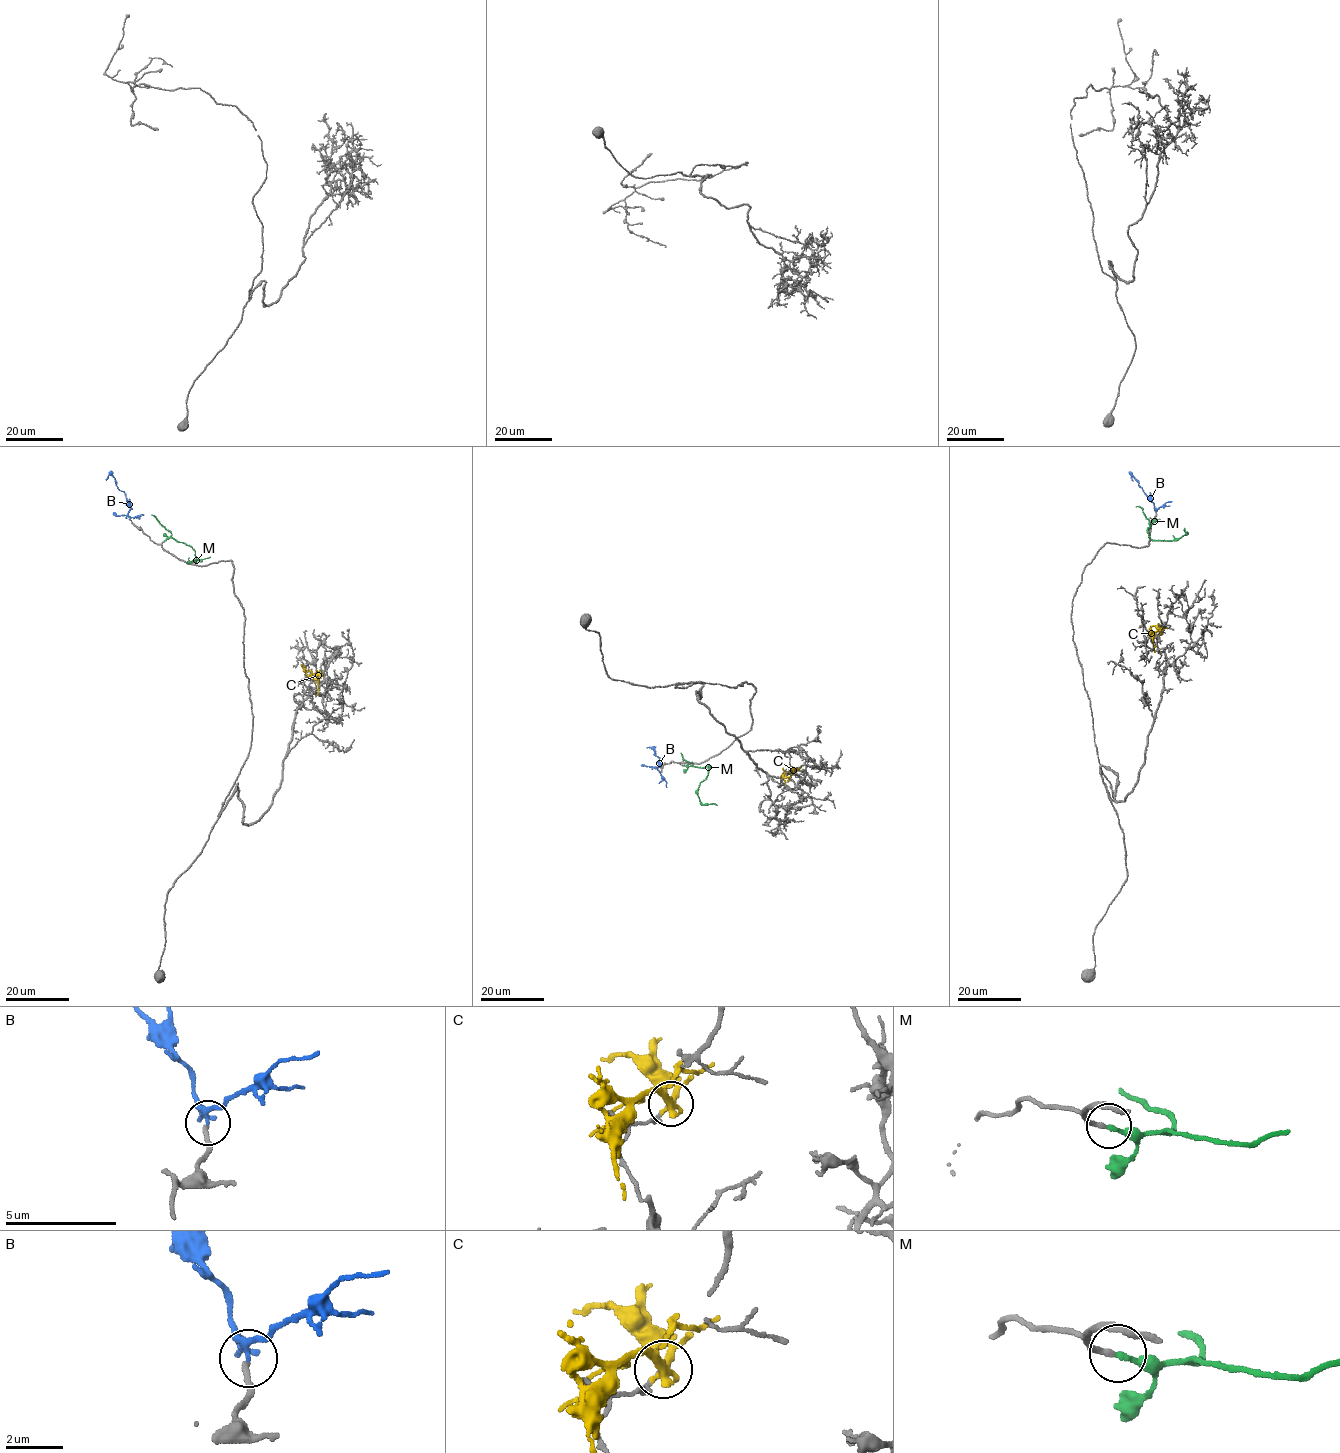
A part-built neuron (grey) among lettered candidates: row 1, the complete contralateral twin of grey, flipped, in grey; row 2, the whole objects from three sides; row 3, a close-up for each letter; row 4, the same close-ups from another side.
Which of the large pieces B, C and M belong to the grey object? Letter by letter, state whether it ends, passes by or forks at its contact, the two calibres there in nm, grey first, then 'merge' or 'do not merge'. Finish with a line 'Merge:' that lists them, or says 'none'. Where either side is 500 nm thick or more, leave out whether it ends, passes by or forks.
B: it passes by; 190 nm thick on the grey side, 180 nm on the other; do not merge
C: it passes by; 120 nm thick on the grey side, 300 nm on the other; do not merge
M: it ends there; 180 nm thick on the grey side, 200 nm on the other; merge
Merge: M

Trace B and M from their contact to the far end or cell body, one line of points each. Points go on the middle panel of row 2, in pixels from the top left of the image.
B: (655, 768), (660, 766), (660, 759), (652, 748), (646, 748)
M: (683, 765), (710, 767), (697, 794), (703, 804), (717, 805)

